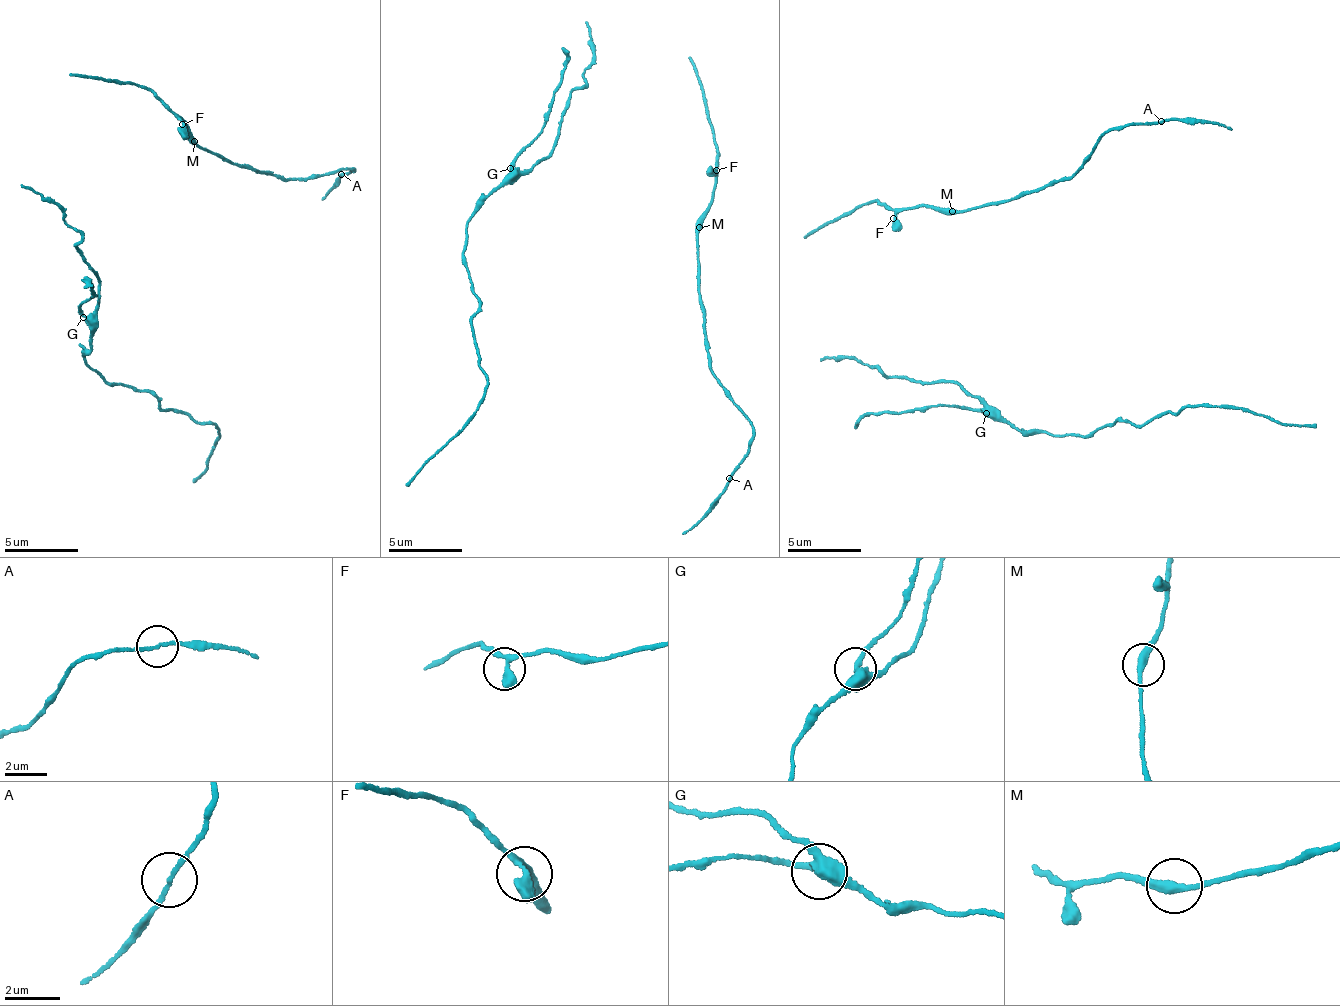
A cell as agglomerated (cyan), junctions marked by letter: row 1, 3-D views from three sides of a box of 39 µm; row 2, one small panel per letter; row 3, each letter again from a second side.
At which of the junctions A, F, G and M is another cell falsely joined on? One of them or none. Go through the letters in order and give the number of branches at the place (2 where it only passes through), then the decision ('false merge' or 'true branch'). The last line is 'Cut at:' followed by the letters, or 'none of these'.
A: 2 | true branch
F: 2 | true branch
G: 3 | false merge
M: 2 | true branch
Cut at: G

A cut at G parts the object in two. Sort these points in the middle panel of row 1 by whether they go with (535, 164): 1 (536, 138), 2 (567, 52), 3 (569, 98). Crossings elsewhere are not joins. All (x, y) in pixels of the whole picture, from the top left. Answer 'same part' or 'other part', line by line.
1: other part
2: other part
3: same part

